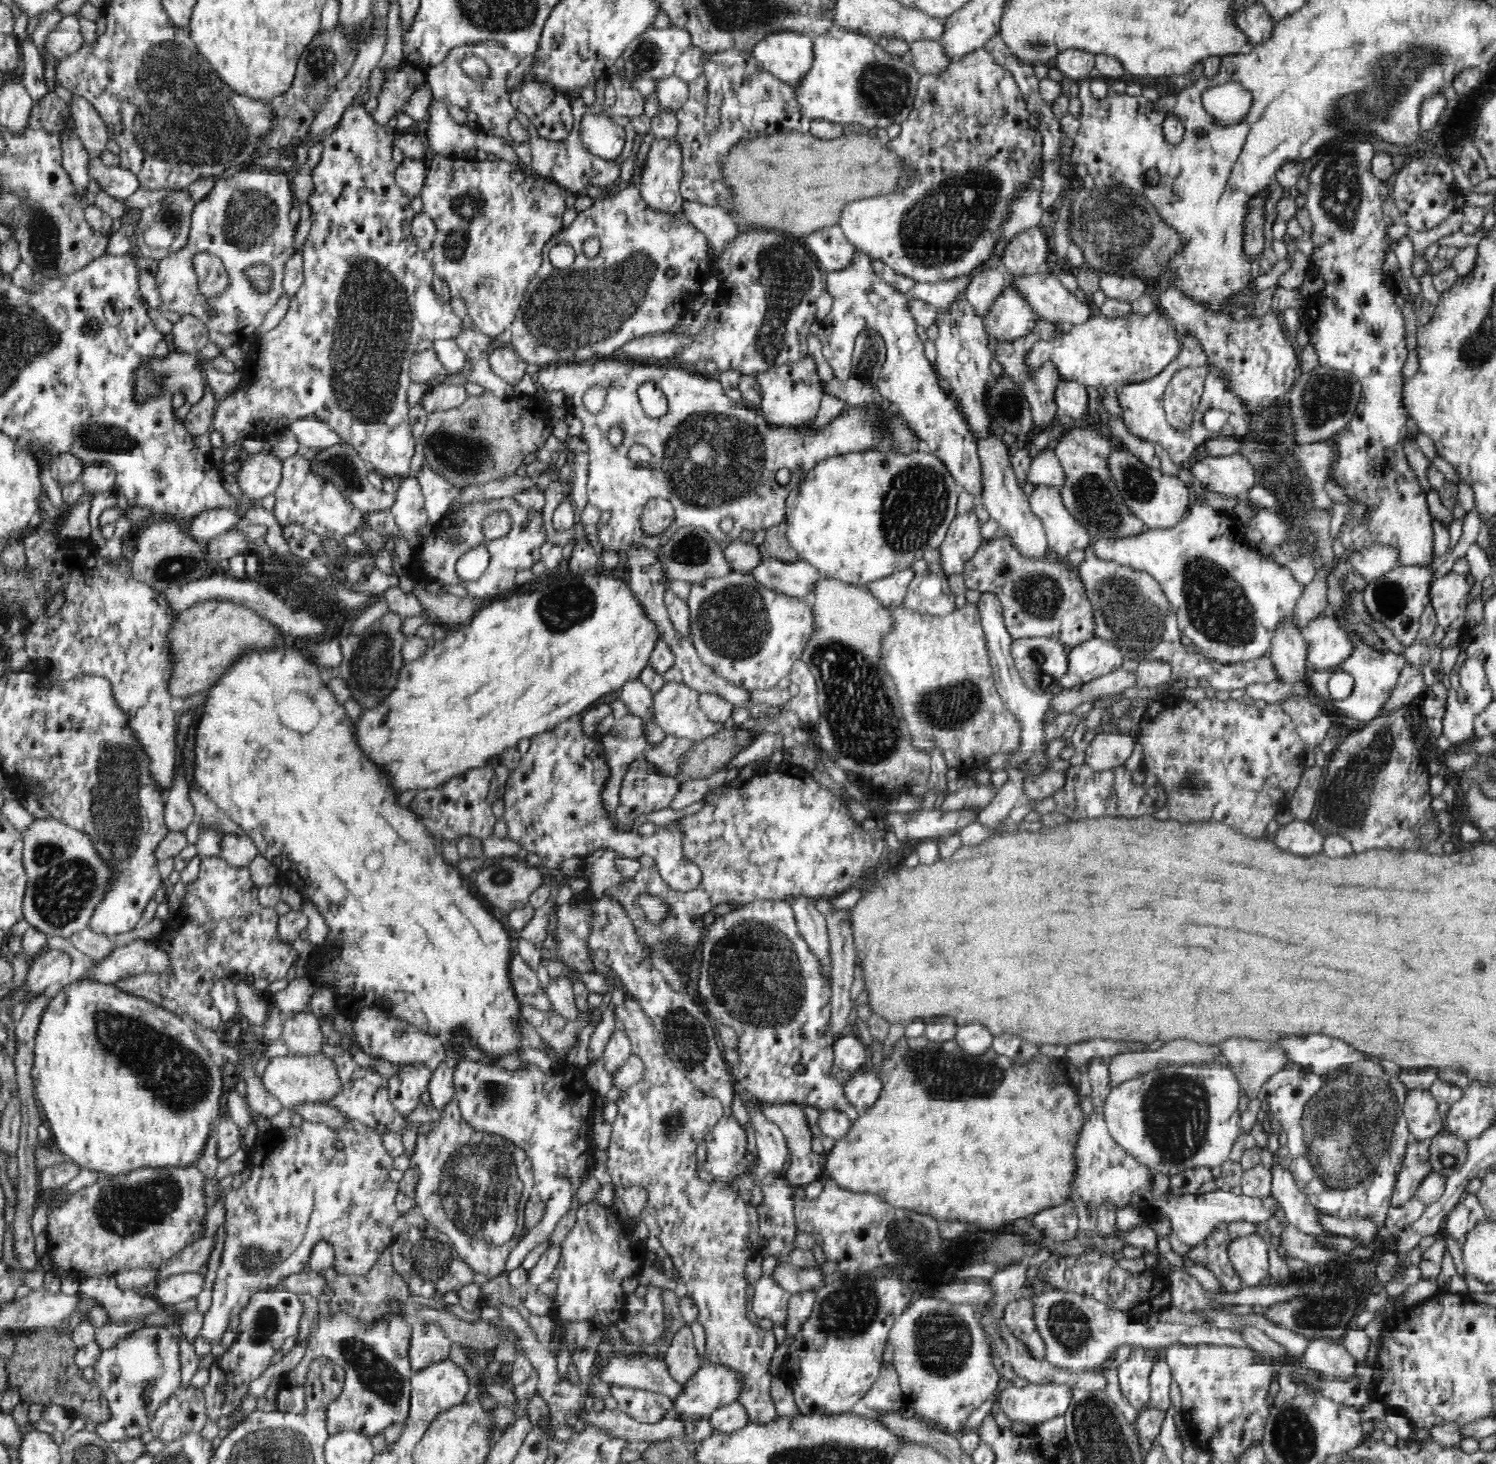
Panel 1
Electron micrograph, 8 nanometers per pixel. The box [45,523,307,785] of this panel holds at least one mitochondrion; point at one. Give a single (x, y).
(183, 565)

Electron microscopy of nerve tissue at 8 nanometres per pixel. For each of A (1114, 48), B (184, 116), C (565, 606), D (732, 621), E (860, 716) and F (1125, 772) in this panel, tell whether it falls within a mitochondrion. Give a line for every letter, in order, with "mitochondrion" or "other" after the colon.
A: other
B: mitochondrion
C: mitochondrion
D: mitochondrion
E: mitochondrion
F: other

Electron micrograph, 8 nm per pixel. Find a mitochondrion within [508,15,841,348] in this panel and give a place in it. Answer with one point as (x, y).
(647, 54)

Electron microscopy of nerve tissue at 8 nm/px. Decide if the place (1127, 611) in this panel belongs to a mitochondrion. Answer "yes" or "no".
yes

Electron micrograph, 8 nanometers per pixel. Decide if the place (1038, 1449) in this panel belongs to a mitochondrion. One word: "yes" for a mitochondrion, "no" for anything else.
no

